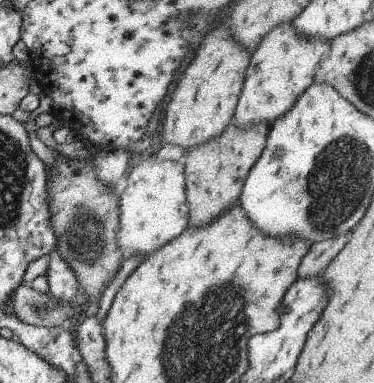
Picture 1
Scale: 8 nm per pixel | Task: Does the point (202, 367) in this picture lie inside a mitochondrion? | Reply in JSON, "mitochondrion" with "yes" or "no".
{"mitochondrion":"yes"}

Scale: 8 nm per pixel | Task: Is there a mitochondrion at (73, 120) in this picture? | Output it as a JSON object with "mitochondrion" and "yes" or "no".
{"mitochondrion":"no"}

